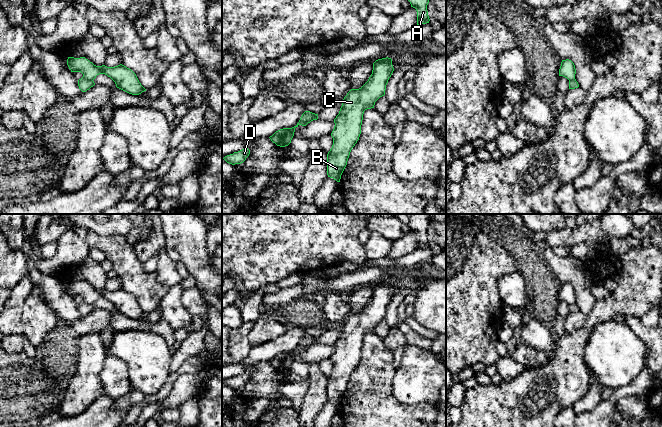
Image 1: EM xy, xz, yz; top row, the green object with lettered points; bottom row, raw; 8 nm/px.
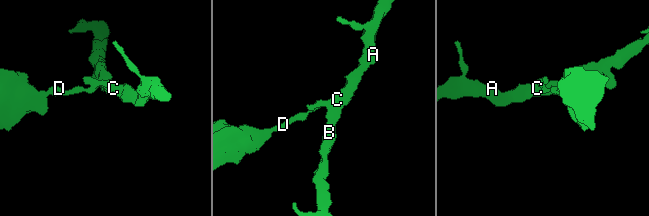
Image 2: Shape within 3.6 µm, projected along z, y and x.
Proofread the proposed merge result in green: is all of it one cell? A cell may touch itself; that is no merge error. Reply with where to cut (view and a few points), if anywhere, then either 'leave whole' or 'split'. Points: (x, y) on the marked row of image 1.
cut in xy along (83, 76), (92, 80); split

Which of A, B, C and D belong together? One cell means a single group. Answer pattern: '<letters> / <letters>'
A B C / D

